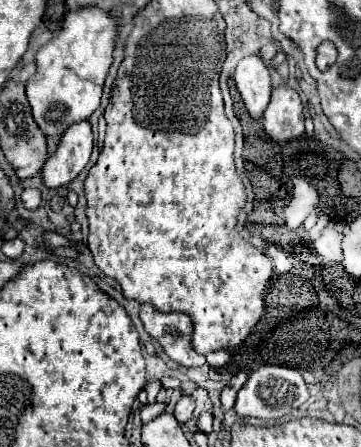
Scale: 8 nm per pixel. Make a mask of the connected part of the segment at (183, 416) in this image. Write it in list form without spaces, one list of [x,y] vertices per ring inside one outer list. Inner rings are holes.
[[[181,397],[179,399],[179,403],[177,403],[177,407],[175,407],[175,417],[177,417],[177,421],[183,425],[183,423],[187,423],[191,417],[193,417],[193,409],[195,409],[195,401],[193,401],[193,397]]]

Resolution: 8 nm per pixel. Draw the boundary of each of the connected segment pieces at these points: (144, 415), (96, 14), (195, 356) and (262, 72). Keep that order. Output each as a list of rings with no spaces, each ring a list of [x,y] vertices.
[[[165,403],[145,405],[145,407],[143,407],[143,411],[141,411],[141,419],[143,419],[143,423],[149,423],[149,421],[153,421],[155,417],[159,417],[163,411],[165,411]]]
[[[97,7],[69,11],[63,19],[61,33],[45,43],[37,55],[37,73],[27,81],[27,97],[33,109],[33,119],[47,137],[59,137],[63,131],[87,119],[101,101],[103,81],[113,61],[117,25],[111,15]]]
[[[141,305],[139,317],[145,331],[157,339],[163,351],[185,367],[203,367],[205,357],[199,355],[191,345],[193,321],[185,313],[159,313],[151,305]]]
[[[251,55],[239,61],[235,69],[235,83],[245,101],[245,107],[253,119],[261,119],[271,97],[269,69],[259,55]]]

